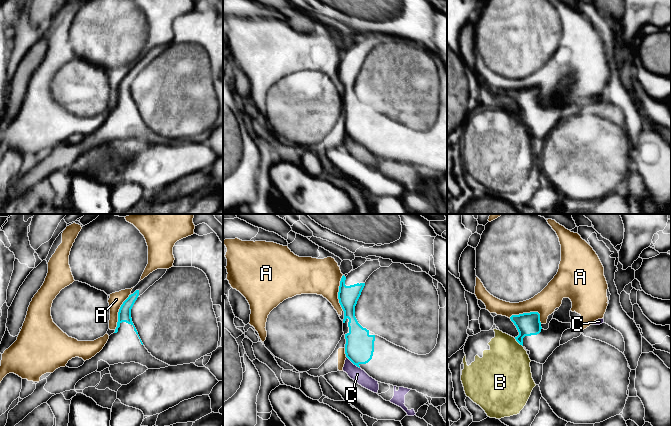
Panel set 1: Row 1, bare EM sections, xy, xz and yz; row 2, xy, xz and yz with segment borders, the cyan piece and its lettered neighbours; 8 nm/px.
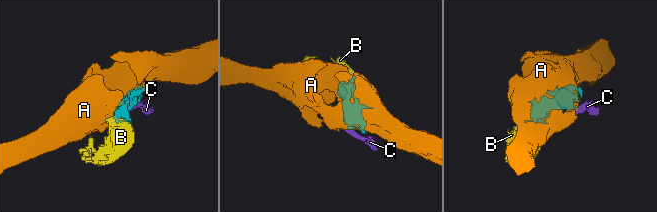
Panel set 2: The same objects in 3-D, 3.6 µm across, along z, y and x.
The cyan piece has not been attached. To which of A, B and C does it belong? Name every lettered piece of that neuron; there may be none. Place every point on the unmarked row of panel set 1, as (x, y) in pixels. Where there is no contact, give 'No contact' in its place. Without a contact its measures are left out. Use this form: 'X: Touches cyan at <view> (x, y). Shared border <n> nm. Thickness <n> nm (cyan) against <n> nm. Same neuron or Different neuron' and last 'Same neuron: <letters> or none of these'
A: Touches cyan at yz (529, 89). Shared border 260 nm. Thickness 190 nm (cyan) against 190 nm. Different neuron
B: Touches cyan at yz (518, 118). Shared border 100 nm. Thickness 190 nm (cyan) against 400 nm. Different neuron
C: Touches cyan at xz (353, 139). Shared border 140 nm. Thickness 240 nm (cyan) against 110 nm. Different neuron
Same neuron: none of these

